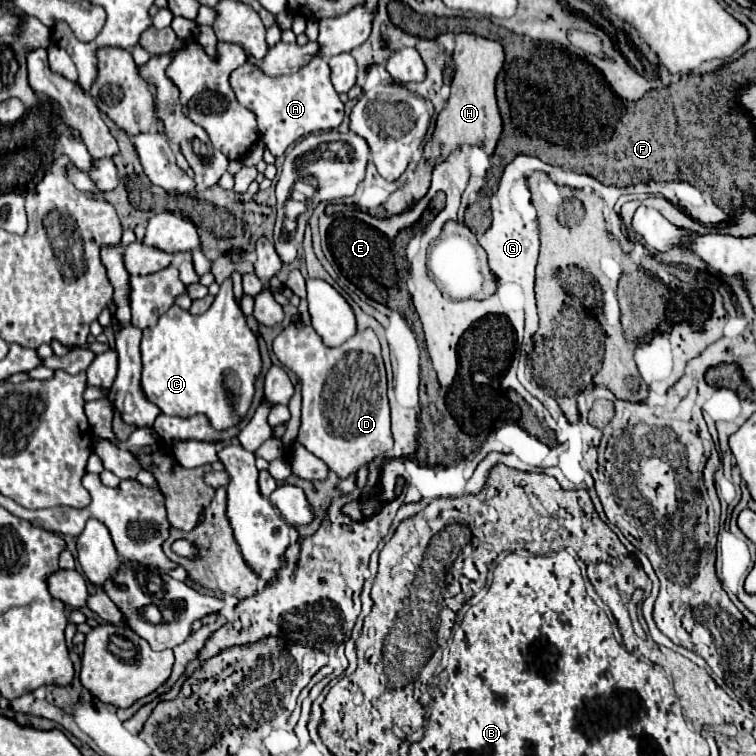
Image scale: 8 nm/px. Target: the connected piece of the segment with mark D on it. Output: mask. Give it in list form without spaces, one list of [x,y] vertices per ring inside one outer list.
[[[295,314],[291,324],[273,340],[279,362],[301,380],[303,410],[297,442],[319,456],[339,478],[349,478],[375,458],[375,448],[389,450],[393,446],[379,340],[373,330],[363,330],[343,346],[327,348],[317,332],[311,326],[299,326],[299,320]]]

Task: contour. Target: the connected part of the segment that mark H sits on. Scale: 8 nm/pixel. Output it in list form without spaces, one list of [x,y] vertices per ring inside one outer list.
[[[467,32],[457,34],[453,58],[457,62],[457,68],[455,68],[455,78],[451,84],[451,98],[449,98],[445,110],[439,114],[435,132],[423,150],[417,178],[413,182],[407,182],[405,186],[401,186],[395,194],[391,194],[389,202],[383,206],[385,218],[399,214],[399,212],[405,212],[411,208],[413,202],[421,200],[431,186],[433,168],[437,164],[445,162],[447,156],[451,152],[455,152],[459,146],[465,146],[465,144],[467,146],[481,146],[487,152],[487,156],[491,156],[495,146],[497,146],[497,140],[503,132],[503,120],[499,116],[497,98],[495,98],[495,80],[497,80],[497,74],[501,72],[503,62],[505,62],[505,54],[503,54],[501,44],[495,40],[487,40],[483,36],[477,36],[477,34],[467,34]]]

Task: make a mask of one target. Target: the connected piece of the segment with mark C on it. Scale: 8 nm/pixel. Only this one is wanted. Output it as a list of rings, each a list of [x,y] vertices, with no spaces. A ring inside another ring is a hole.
[[[231,280],[221,284],[219,294],[215,296],[211,308],[205,314],[193,316],[179,306],[171,306],[165,314],[159,316],[155,326],[143,330],[141,338],[141,358],[143,358],[143,378],[141,386],[149,402],[157,404],[163,414],[169,416],[209,416],[213,428],[225,430],[229,426],[241,424],[241,418],[251,406],[255,394],[255,378],[261,372],[261,356],[257,348],[257,336],[249,330],[245,316],[235,302]]]

